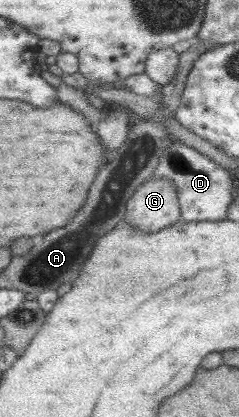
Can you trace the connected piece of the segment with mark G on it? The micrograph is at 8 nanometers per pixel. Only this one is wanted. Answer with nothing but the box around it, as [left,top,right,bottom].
[123,178,180,233]

